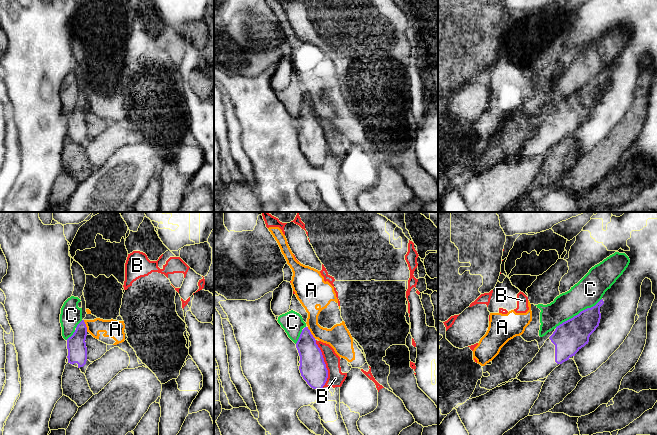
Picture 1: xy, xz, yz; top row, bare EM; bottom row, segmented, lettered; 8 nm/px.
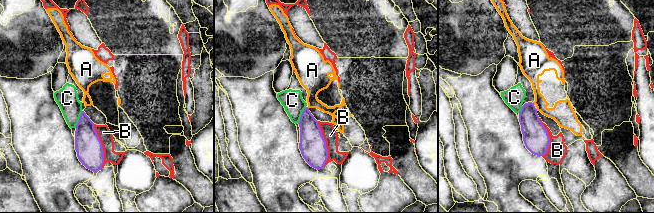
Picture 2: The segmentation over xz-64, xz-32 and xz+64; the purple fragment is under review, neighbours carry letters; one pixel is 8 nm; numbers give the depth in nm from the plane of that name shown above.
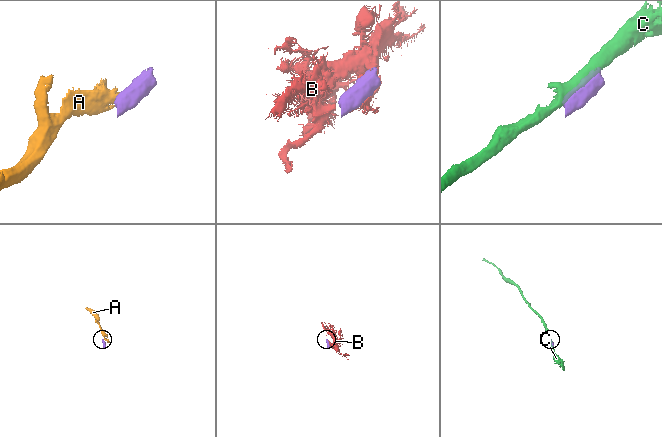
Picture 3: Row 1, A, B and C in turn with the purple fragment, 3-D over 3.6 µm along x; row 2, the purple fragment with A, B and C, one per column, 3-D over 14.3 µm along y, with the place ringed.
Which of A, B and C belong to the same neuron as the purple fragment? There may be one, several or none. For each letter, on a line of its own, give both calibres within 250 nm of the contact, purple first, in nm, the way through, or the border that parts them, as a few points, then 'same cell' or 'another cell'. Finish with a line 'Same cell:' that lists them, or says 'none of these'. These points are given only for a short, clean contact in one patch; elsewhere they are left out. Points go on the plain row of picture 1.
A: 160/140 nm | along xy (83, 96), (87, 107) | another cell
B: 220/130 nm | another cell
C: 260/220 nm | another cell
Same cell: none of these

